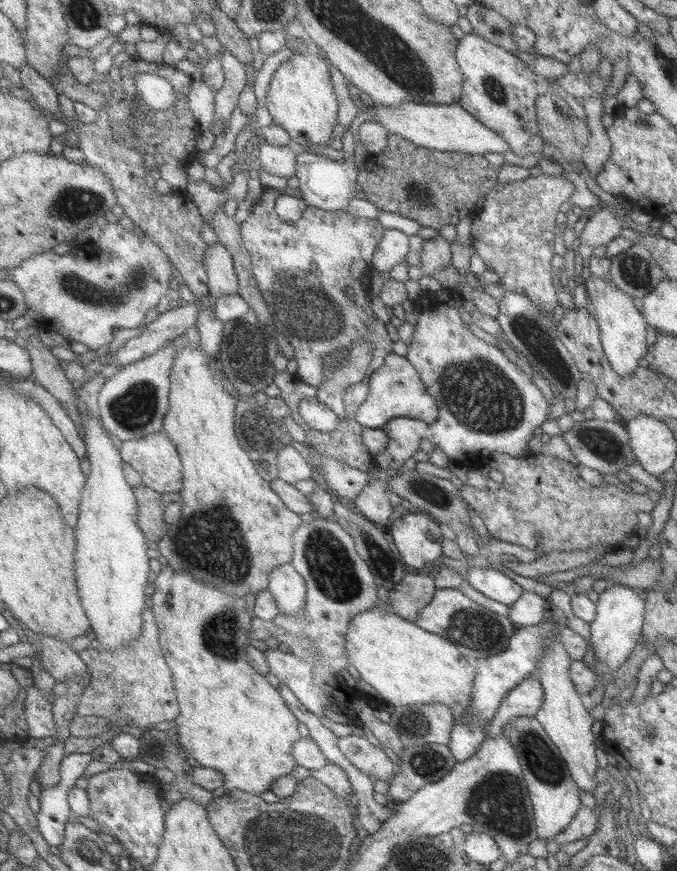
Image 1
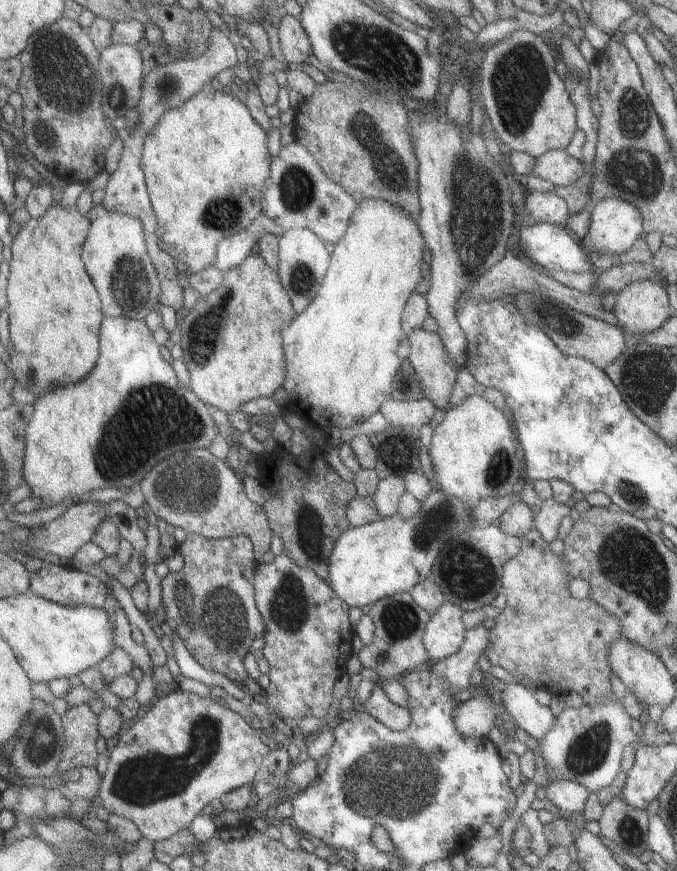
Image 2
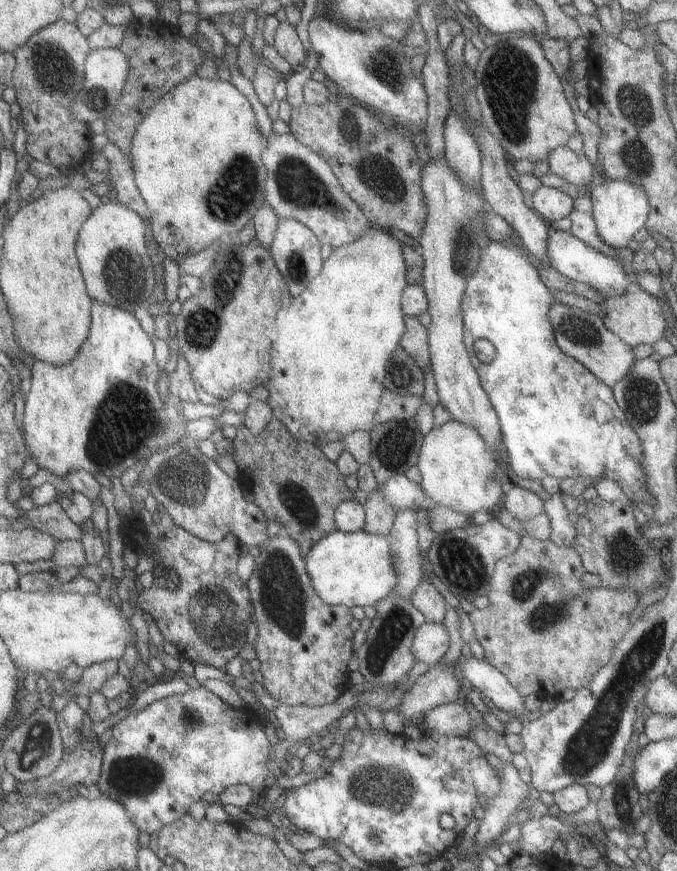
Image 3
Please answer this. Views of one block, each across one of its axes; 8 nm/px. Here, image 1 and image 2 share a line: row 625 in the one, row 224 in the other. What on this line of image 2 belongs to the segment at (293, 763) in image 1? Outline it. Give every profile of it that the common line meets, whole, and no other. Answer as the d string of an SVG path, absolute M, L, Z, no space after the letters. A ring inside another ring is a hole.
M211 83L203 86L203 90L199 94L195 94L193 98L189 98L181 108L171 108L165 112L165 116L157 122L157 126L147 134L145 138L145 146L143 146L143 158L141 158L141 166L145 172L147 188L151 196L151 202L155 214L158 218L157 238L158 242L167 252L177 260L177 268L185 273L198 273L202 270L213 266L215 256L217 256L217 249L219 242L223 242L225 238L233 236L249 228L255 218L263 213L263 198L264 190L270 178L271 158L269 157L269 148L267 148L267 132L265 128L255 122L255 118L251 116L249 108L240 102L235 95L226 90L224 87L213 87Z

